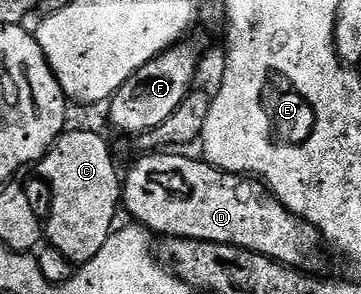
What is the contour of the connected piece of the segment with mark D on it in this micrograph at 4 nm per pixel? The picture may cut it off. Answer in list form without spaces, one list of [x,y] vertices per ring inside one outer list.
[[[175,154],[140,155],[140,160],[125,172],[121,184],[121,204],[134,223],[142,224],[153,234],[160,232],[163,238],[232,244],[288,264],[291,268],[310,269],[310,264],[319,256],[319,231],[309,221],[294,216],[262,180],[238,172],[222,172],[203,158],[190,160],[187,156],[171,155]]]

